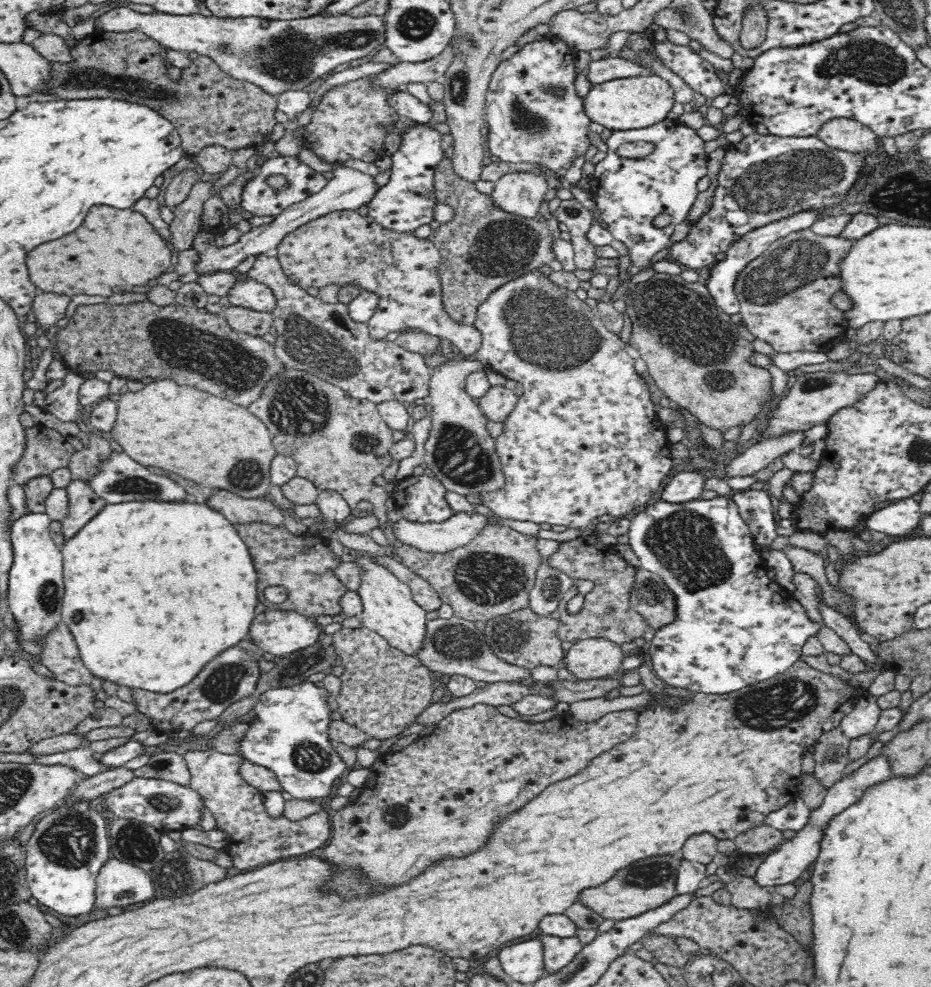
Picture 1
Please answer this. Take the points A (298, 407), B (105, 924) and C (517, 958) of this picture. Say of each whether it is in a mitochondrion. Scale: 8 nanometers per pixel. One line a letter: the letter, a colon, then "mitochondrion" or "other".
A: mitochondrion
B: other
C: other

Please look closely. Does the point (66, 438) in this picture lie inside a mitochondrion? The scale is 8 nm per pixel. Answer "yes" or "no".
no

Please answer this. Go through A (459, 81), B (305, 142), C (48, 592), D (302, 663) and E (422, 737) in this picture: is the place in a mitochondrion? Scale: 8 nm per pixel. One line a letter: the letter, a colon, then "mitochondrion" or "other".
A: mitochondrion
B: other
C: mitochondrion
D: mitochondrion
E: other

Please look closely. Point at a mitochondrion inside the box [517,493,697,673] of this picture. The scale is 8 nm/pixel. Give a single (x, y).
(651, 592)

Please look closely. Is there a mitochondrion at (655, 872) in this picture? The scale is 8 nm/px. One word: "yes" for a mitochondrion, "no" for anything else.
yes

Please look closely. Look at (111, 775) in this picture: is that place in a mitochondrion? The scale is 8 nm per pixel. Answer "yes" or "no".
no

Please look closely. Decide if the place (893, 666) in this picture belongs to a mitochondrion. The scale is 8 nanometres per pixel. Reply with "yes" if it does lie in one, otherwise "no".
no

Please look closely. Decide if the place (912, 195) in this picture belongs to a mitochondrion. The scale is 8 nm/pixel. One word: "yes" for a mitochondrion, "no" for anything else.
yes

